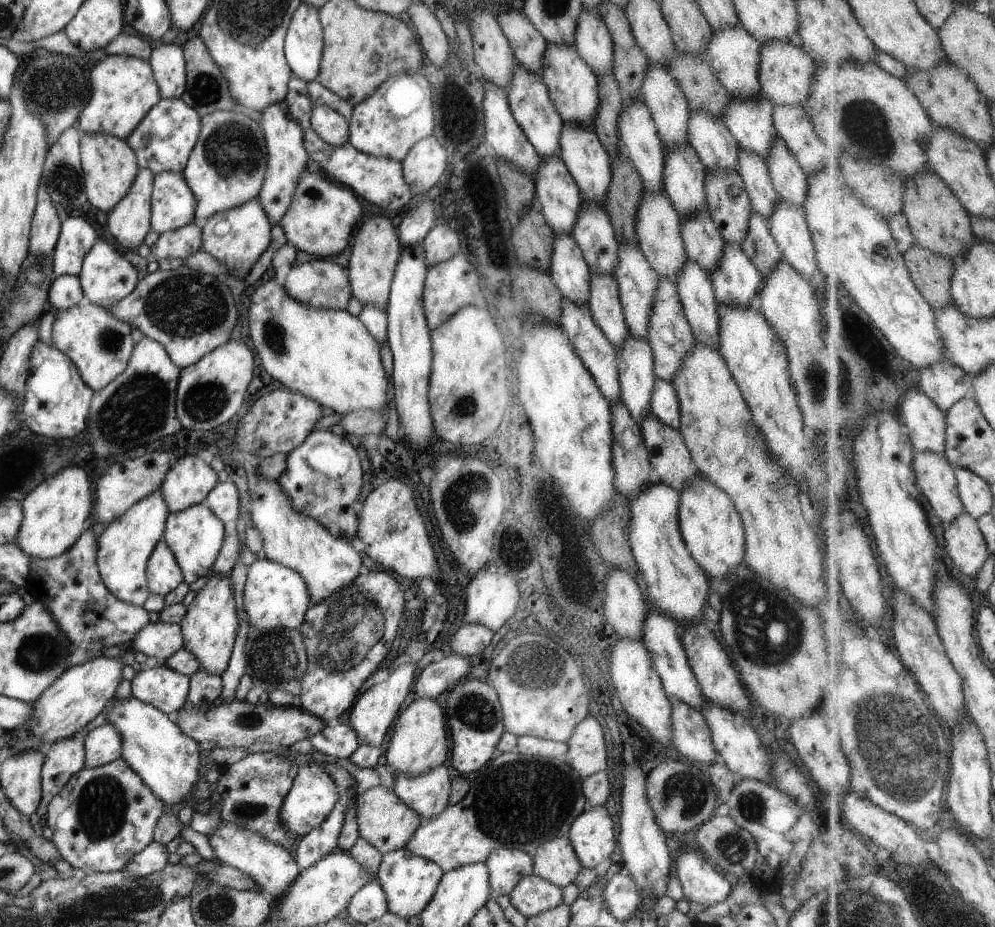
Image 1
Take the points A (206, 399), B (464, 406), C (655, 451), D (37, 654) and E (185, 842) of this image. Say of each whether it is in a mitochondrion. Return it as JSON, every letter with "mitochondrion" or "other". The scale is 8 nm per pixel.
{"A":"mitochondrion","B":"mitochondrion","C":"other","D":"mitochondrion","E":"other"}

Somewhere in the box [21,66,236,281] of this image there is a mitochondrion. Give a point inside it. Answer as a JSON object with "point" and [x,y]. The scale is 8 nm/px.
{"point":[43,94]}

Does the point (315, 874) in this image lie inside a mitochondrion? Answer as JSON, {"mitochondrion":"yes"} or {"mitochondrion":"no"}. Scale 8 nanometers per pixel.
{"mitochondrion":"no"}

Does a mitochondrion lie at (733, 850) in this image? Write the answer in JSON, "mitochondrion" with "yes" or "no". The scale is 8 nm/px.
{"mitochondrion":"yes"}

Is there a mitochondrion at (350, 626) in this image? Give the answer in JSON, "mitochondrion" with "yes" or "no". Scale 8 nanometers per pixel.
{"mitochondrion":"yes"}

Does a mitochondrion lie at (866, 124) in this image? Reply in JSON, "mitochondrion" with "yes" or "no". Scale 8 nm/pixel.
{"mitochondrion":"yes"}

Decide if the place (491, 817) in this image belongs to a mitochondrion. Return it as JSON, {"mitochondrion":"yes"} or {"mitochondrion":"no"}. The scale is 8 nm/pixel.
{"mitochondrion":"yes"}

